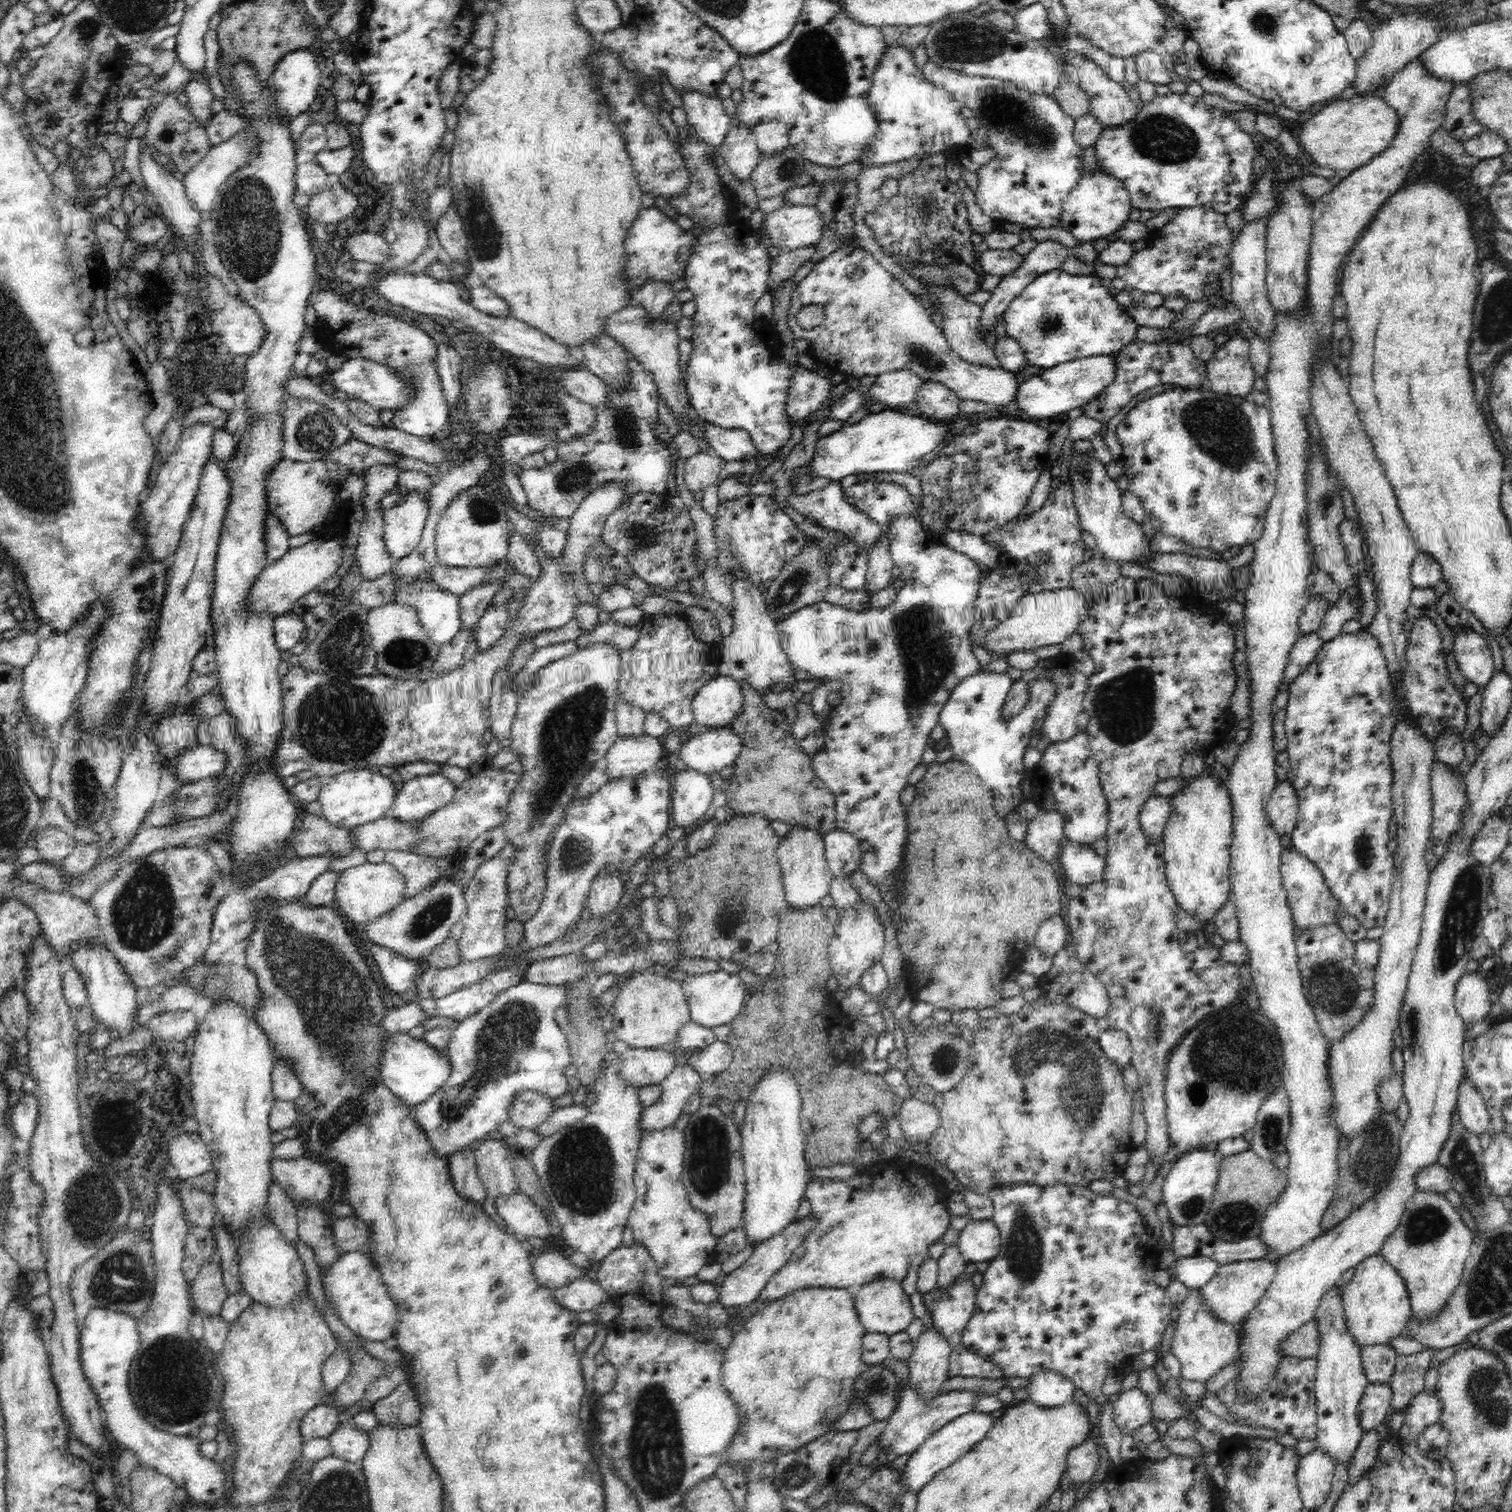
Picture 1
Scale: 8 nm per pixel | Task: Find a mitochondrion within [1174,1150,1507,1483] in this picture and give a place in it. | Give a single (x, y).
(1424, 1225)

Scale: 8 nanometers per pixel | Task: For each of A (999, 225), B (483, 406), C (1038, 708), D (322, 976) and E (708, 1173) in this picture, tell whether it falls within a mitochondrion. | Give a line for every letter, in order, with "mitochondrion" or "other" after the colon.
A: other
B: mitochondrion
C: other
D: mitochondrion
E: mitochondrion

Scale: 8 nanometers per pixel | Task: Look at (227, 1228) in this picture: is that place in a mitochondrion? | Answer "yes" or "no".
no

